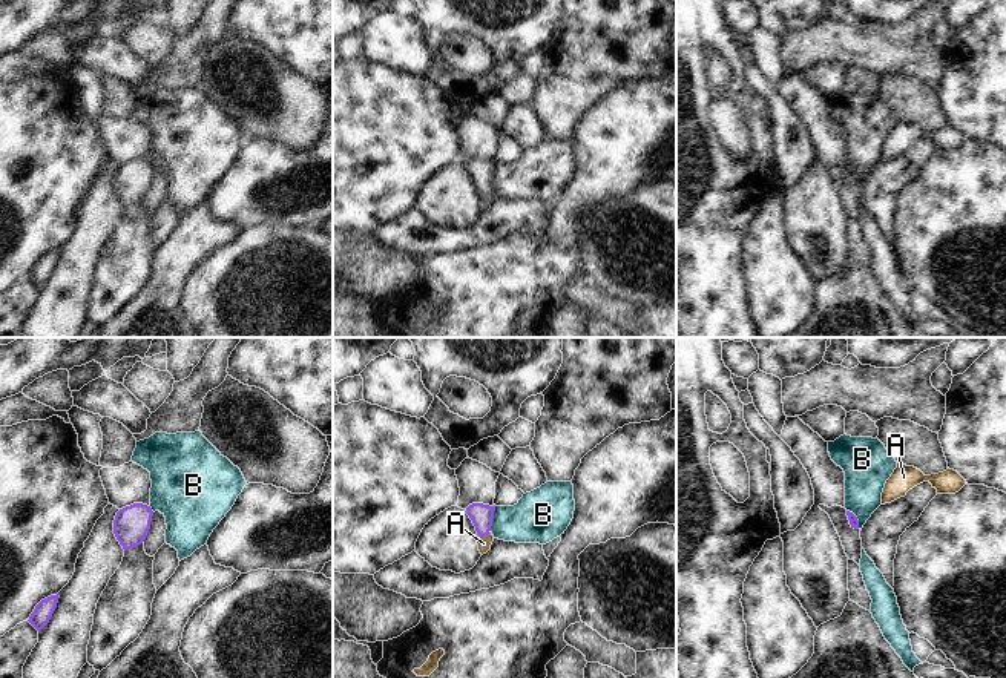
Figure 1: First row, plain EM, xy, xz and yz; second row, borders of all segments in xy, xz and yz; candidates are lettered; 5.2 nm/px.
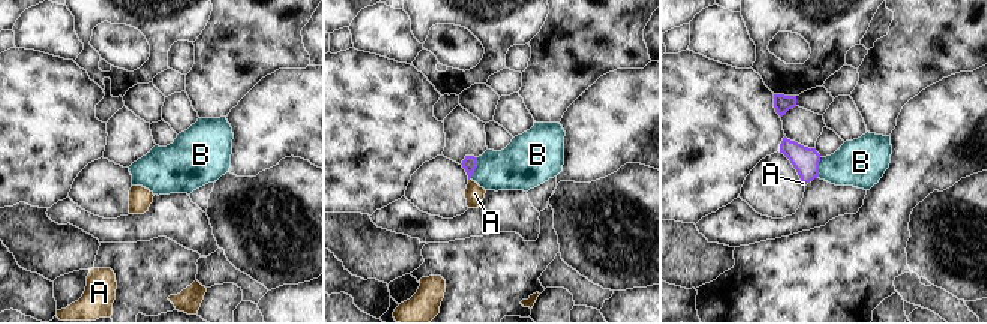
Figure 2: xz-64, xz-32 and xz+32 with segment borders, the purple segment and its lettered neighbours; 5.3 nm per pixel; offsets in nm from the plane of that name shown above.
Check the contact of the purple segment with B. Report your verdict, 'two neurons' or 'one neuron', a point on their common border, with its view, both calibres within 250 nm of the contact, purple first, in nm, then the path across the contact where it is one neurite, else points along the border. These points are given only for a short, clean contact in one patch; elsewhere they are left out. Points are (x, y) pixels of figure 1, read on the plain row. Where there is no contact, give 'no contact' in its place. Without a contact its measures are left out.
two neurons; contact xz (493, 174); calibres 120 and 280 nm; border xz (496, 163), (489, 186)

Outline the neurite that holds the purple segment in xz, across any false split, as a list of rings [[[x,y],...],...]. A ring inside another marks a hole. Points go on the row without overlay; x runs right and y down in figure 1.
[[[472,160],[466,164],[466,170],[472,176],[477,187],[477,201],[480,210],[486,210],[491,206],[494,198],[494,192],[491,189],[492,175],[494,175],[495,163]]]

